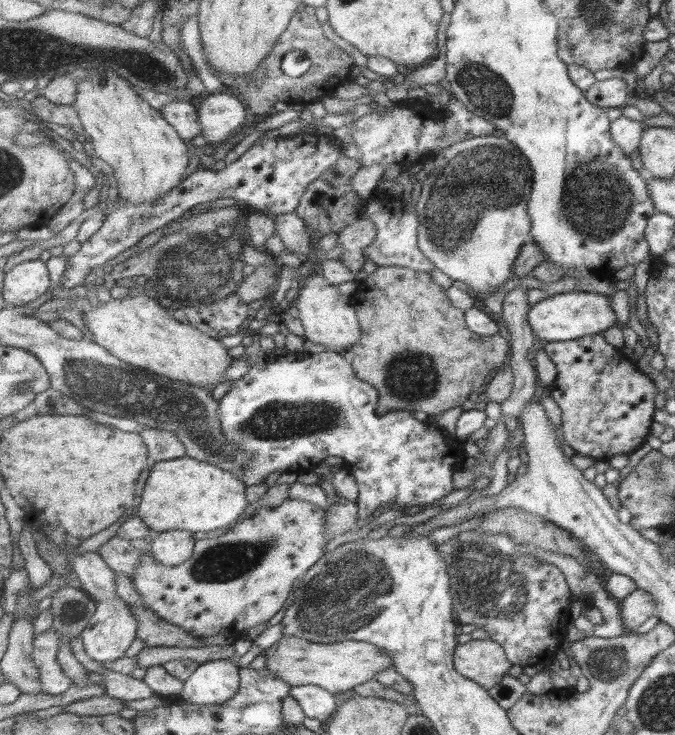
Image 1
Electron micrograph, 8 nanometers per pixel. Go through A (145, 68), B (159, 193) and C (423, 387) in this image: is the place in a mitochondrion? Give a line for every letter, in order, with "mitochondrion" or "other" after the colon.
A: mitochondrion
B: other
C: mitochondrion

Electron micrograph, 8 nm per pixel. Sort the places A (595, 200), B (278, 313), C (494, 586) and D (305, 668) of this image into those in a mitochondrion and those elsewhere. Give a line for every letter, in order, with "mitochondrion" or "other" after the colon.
A: mitochondrion
B: other
C: mitochondrion
D: other

